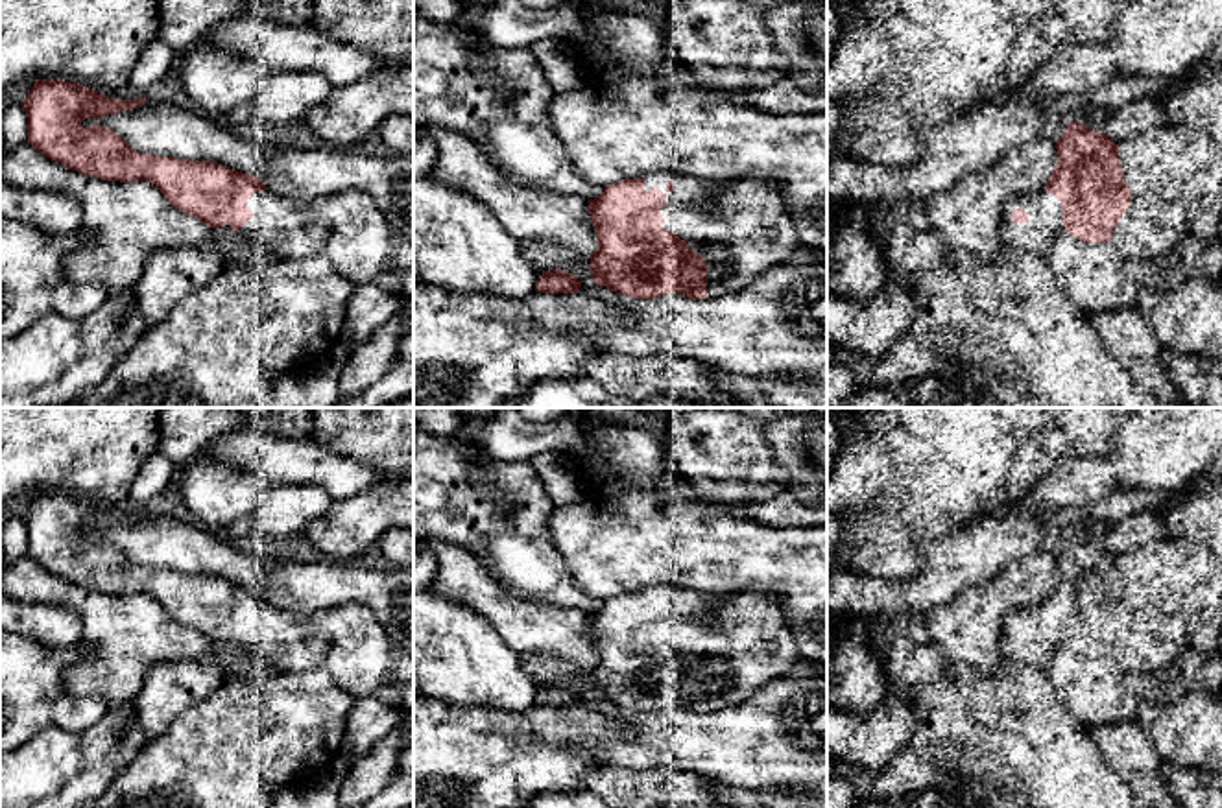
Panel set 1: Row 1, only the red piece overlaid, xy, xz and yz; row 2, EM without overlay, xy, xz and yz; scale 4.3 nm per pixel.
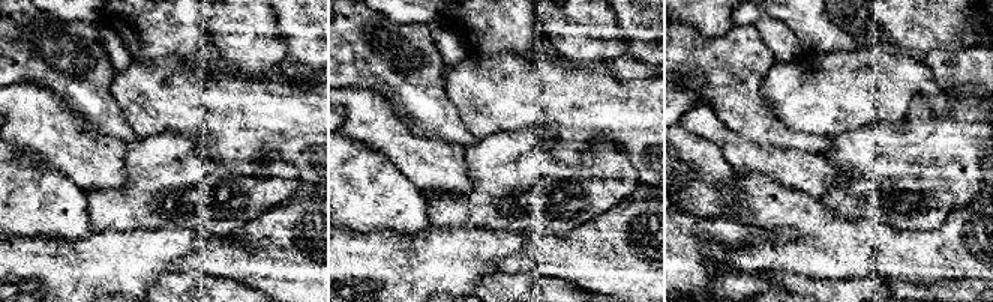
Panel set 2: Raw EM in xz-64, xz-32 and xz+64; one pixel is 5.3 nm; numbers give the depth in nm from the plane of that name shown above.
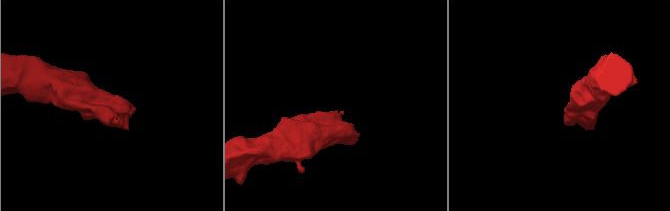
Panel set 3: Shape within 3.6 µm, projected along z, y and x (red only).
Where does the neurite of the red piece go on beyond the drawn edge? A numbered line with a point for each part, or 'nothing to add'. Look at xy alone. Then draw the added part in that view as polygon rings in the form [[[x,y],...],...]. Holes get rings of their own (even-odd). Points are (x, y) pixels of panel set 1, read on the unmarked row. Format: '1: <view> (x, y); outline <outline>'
1: xy (347, 642); outline [[[262,603],[246,618],[253,631],[236,648],[247,657],[281,673],[323,670],[354,699],[375,697],[413,714],[413,660],[367,607],[349,603],[292,616]]]

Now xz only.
1: xz (741, 642); outline [[[683,585],[644,588],[644,603],[657,600],[666,609],[661,642],[672,644],[707,675],[707,710],[744,703],[764,683],[788,675],[801,659],[783,605],[764,588],[746,588],[711,603]]]

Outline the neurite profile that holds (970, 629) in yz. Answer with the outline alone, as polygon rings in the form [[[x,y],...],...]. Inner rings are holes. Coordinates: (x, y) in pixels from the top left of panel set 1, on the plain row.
[[[1037,548],[988,583],[964,588],[949,605],[912,614],[908,638],[917,646],[938,646],[947,664],[993,673],[1004,660],[1000,640],[1006,614],[1045,601],[1056,577],[1056,555]]]

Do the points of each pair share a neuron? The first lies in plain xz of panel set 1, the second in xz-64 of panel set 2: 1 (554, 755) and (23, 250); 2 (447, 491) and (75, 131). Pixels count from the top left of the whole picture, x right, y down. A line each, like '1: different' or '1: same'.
1: same
2: different

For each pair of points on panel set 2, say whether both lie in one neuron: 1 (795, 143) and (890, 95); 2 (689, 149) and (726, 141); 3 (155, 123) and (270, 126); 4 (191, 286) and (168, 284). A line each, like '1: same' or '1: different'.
1: different
2: different
3: same
4: same

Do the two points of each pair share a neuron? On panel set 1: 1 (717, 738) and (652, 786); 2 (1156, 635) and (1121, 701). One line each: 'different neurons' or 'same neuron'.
1: different neurons
2: different neurons

